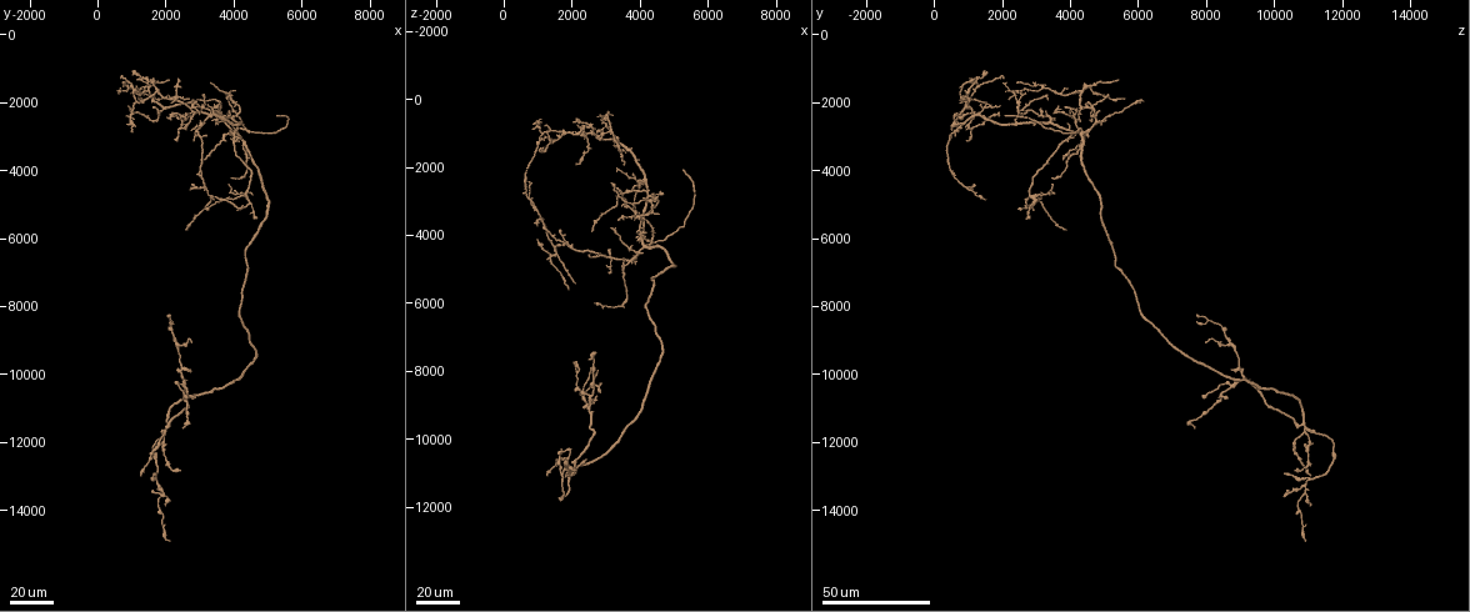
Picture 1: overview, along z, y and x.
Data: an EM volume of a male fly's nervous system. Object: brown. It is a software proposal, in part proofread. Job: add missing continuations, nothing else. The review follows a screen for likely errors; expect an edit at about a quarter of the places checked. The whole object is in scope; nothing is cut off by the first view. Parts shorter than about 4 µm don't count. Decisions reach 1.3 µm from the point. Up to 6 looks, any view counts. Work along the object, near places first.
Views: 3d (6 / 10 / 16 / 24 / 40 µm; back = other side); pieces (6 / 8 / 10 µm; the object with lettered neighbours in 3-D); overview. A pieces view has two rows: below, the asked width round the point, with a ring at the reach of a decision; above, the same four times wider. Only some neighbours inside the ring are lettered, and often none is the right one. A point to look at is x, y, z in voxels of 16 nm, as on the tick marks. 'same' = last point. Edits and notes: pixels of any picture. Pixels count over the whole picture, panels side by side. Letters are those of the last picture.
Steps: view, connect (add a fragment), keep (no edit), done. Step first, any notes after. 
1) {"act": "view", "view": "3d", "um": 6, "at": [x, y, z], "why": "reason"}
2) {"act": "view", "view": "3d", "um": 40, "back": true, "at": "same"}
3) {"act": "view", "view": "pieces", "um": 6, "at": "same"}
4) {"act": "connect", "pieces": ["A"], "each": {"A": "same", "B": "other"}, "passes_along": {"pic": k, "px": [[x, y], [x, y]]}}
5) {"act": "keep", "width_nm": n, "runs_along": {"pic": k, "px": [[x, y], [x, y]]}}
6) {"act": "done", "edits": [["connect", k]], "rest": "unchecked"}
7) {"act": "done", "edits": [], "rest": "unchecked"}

{"act": "view", "view": "3d", "um": 40, "at": [3100, 3700, 3800], "why": "thin end"}

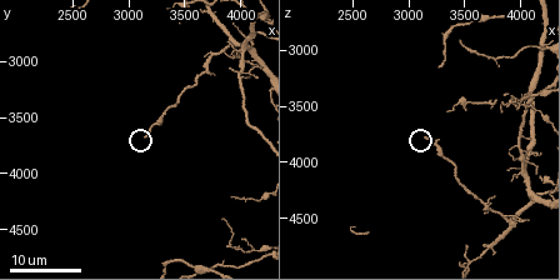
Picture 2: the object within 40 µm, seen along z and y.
{"act": "view", "view": "pieces", "um": 6, "at": [3140, 3660, 3800]}

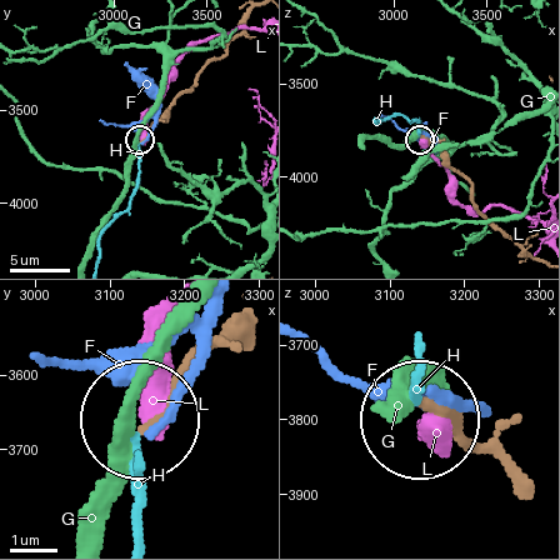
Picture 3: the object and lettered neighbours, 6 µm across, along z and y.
{"act": "connect", "pieces": ["H"], "each": {"F": "other", "G": "other", "H": "same", "L": "other"}, "passes_along": {"pic": 3, "px": [[475, 436], [419, 404], [415, 388]]}, "found": "the neuron continues"}

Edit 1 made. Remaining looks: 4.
{"act": "view", "view": "3d", "um": 24, "at": [5200, 2400, 2100], "why": "an open end"}

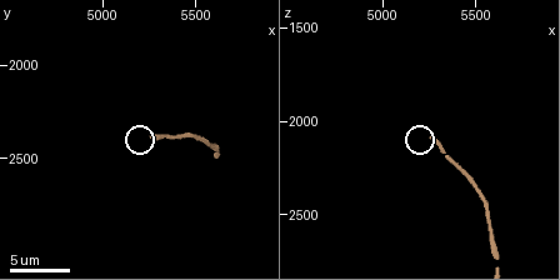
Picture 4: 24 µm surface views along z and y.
{"act": "view", "view": "pieces", "um": 8, "at": [5280, 2380, 2080]}

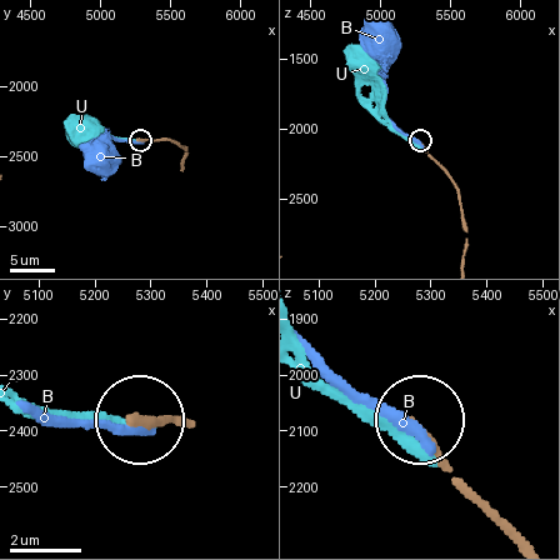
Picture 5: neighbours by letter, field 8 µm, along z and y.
{"act": "keep", "each": {"B": "other", "U": "other"}, "runs_along": {"pic": 5, "px": [[461, 258], [466, 224], [458, 189], [420, 140]]}, "found": "no lettered fragment goes on from it"}

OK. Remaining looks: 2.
{"act": "view", "view": "3d", "um": 24, "at": [2300, 1200, 1100], "why": "long arm stops here"}

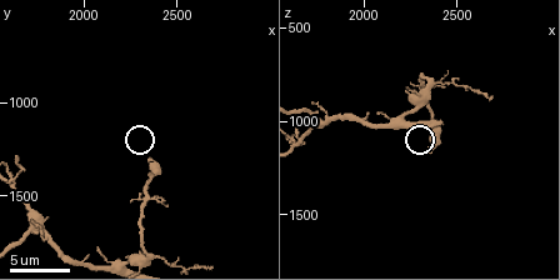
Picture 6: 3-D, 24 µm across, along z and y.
{"act": "view", "view": "pieces", "um": 6, "at": [2360, 1300, 1160]}

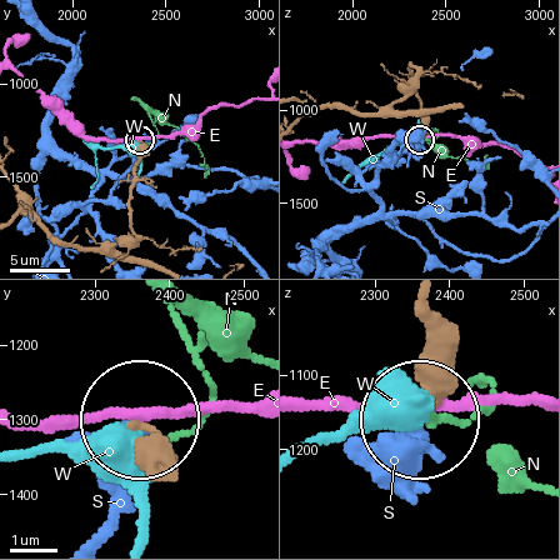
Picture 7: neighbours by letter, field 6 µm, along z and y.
{"act": "keep", "each": {"E": "other", "N": "other", "S": "other", "W": "other"}, "found": "none of them fits"}

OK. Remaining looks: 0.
{"act": "done", "edits": [["connect", 3]], "rest": "unchecked"}

